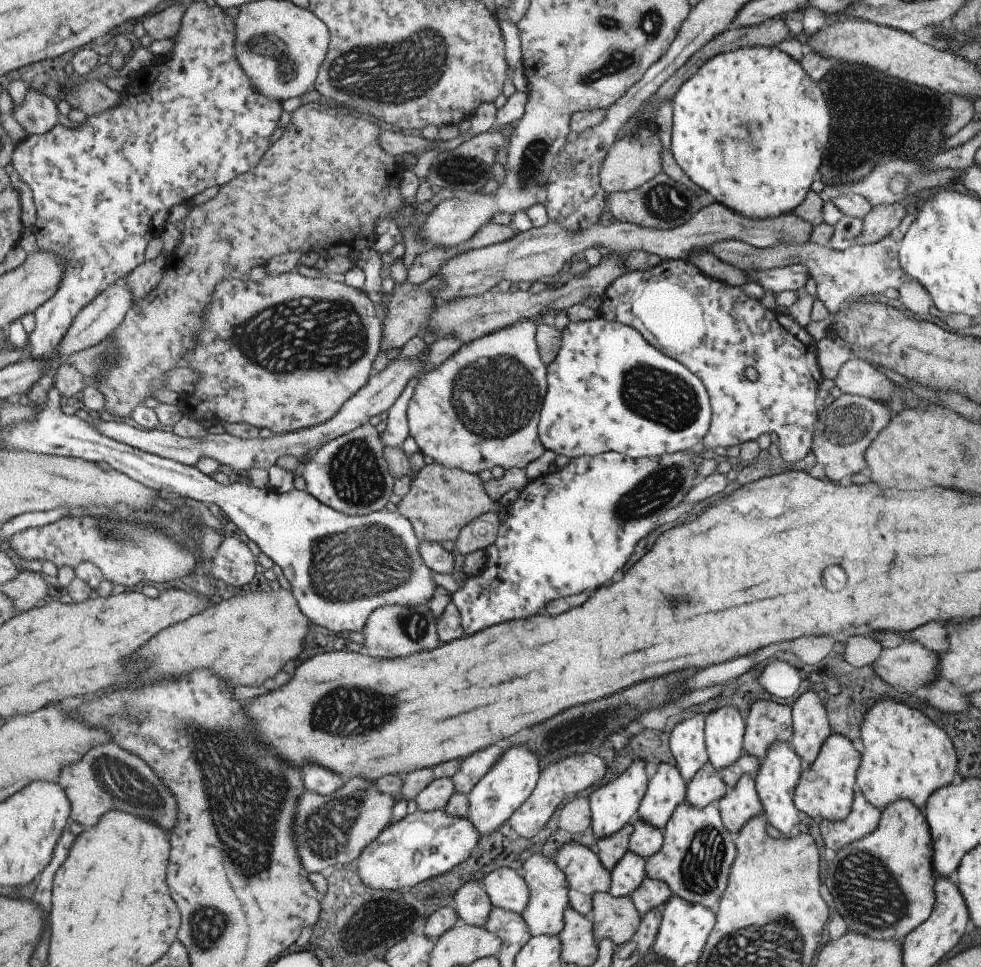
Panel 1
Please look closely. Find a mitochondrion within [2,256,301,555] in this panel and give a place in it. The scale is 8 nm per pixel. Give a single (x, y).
(105, 531)

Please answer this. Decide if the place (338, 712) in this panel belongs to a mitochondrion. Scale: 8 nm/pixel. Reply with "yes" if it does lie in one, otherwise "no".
yes

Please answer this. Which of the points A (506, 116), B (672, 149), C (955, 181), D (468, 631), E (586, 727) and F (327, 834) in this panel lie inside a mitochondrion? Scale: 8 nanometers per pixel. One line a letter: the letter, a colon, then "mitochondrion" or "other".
A: other
B: other
C: other
D: other
E: mitochondrion
F: mitochondrion

